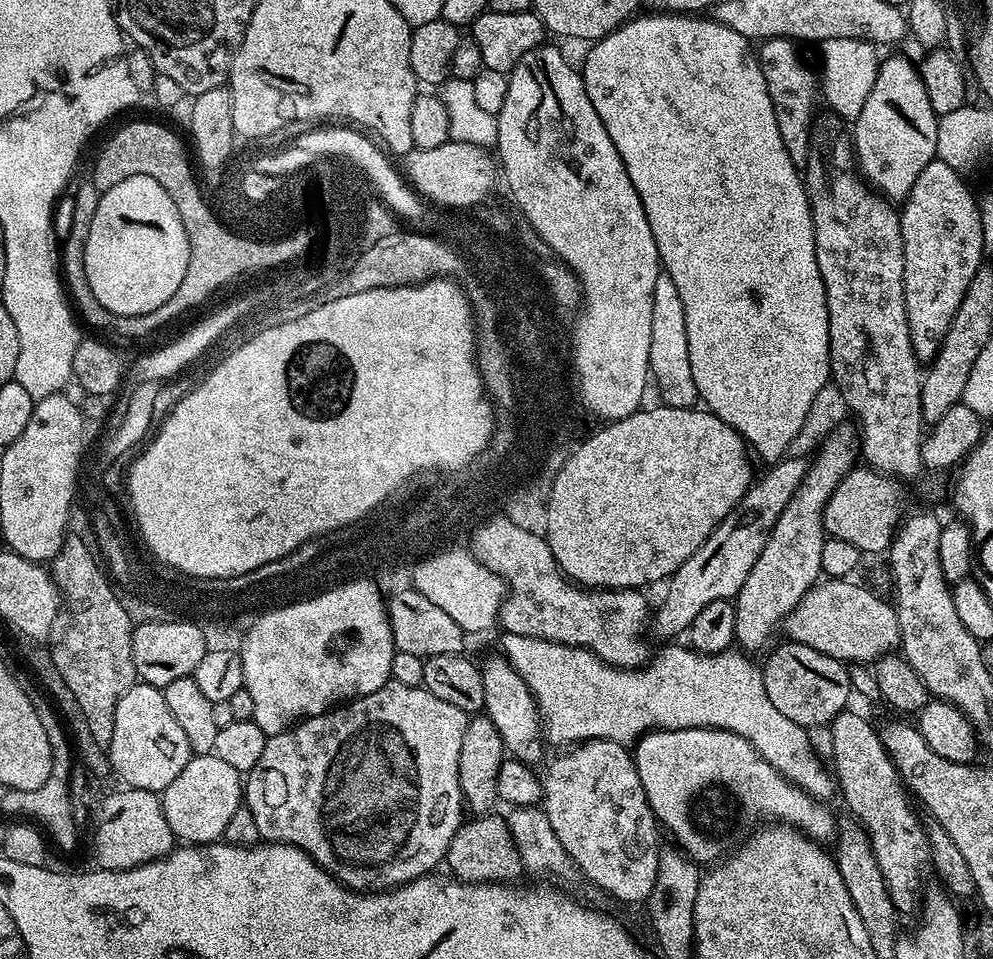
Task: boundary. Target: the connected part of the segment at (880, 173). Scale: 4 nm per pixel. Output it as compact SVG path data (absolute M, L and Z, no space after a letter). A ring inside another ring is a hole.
M885 55L880 61L880 69L872 83L872 89L868 97L864 99L864 105L859 114L857 114L854 123L850 128L850 139L852 147L856 154L856 166L860 169L861 176L868 181L871 187L875 188L881 196L893 201L903 201L904 197L910 194L910 190L914 186L914 182L918 182L918 174L922 174L922 170L926 170L926 166L930 166L930 162L937 159L936 147L938 146L938 126L940 125L936 112L930 106L930 98L926 94L926 86L920 77L920 69L915 63L911 64L904 56L887 56Z

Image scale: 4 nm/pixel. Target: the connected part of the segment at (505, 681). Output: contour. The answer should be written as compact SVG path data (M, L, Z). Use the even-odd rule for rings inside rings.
M503 654L490 657L482 664L480 673L484 695L482 712L490 718L490 722L494 722L494 726L498 726L498 734L502 734L505 753L511 759L536 766L544 756L546 744L542 739L542 717L531 690L526 686L526 682L522 682L518 672L510 666L510 662Z

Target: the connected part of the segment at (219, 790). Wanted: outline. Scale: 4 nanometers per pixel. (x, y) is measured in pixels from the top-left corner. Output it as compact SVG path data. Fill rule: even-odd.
M215 754L193 755L192 759L186 762L186 766L182 766L182 774L178 774L178 778L174 778L174 782L170 782L170 786L166 786L166 790L159 793L159 798L166 814L166 822L170 822L170 830L176 835L177 841L188 846L215 844L223 837L234 810L242 807L242 773L234 770L234 766L222 762L222 758Z

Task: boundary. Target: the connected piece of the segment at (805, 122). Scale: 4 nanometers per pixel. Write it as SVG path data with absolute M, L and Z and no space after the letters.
M774 38L763 41L759 48L760 69L766 78L766 90L774 106L774 122L778 122L778 134L782 134L782 146L786 146L786 154L790 154L790 158L797 166L803 166L808 163L808 155L812 149L814 117L817 115L817 69L815 67L812 69L804 61L803 54L796 49L799 48L797 41Z

